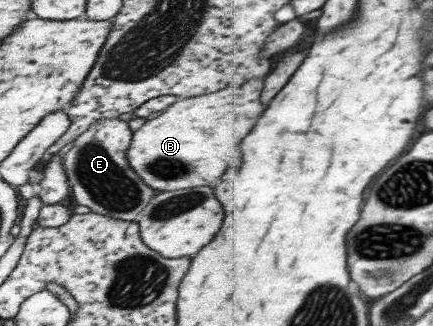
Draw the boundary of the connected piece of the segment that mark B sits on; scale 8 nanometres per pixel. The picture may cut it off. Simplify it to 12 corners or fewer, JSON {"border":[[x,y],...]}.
{"border":[[265,82],[181,98],[125,157],[155,193],[241,167]]}

